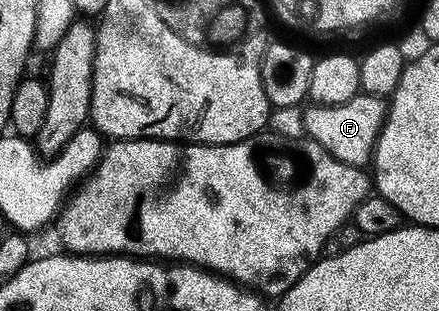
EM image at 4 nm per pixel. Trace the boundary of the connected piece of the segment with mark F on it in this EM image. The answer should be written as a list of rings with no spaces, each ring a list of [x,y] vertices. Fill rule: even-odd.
[[[357,94],[338,105],[309,103],[303,113],[304,136],[311,143],[322,146],[322,150],[326,150],[338,162],[364,168],[371,161],[372,151],[376,149],[384,125],[386,104],[379,96]]]

